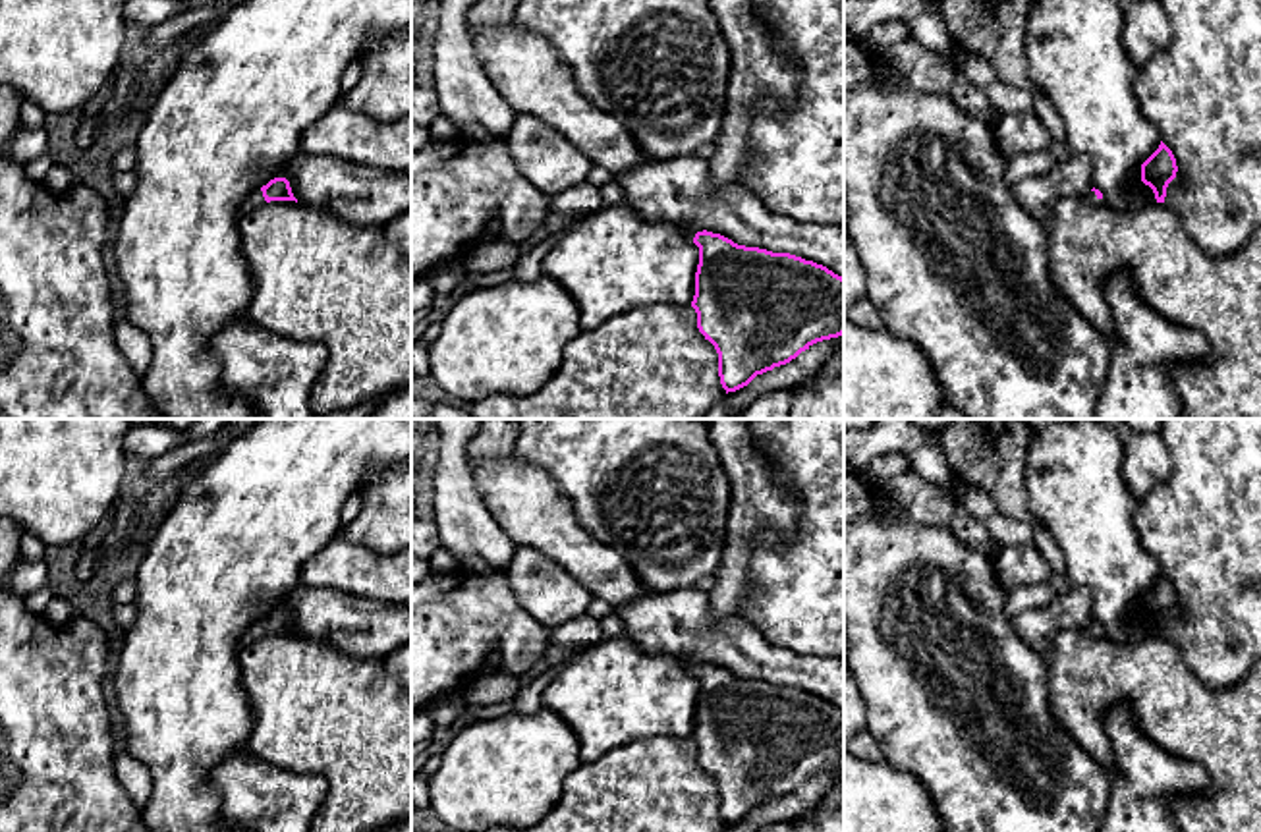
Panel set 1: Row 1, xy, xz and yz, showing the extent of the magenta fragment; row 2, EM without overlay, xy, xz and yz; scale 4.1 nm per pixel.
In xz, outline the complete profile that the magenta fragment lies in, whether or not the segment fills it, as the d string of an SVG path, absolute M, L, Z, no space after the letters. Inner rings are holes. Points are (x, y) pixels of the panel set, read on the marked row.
M678 226L680 234L699 247L695 272L695 295L691 307L697 313L697 328L718 353L718 376L722 388L736 392L747 386L757 374L772 371L796 359L813 344L844 334L844 278L823 264L790 253L772 253L759 247L738 245L713 232L693 232Z

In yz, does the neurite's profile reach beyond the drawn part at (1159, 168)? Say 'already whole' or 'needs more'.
already whole

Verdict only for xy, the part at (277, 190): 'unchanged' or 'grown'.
grown

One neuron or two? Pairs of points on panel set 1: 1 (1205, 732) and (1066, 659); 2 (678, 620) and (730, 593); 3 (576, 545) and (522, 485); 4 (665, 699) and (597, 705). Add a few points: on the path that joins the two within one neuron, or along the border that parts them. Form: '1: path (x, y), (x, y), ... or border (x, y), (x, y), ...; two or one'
1: path (1171, 703), (1140, 672), (1101, 672); one
2: border (705, 587), (709, 610), (717, 618), (738, 616); two
3: path (560, 529), (532, 500); one
4: path (647, 699), (615, 699); one

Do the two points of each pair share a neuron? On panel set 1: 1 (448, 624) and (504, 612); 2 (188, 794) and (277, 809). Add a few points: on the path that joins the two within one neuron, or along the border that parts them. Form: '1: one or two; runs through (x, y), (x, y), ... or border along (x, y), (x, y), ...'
1: one; runs through (462, 616), (491, 614)
2: two; border along (230, 755), (213, 771), (219, 811)

